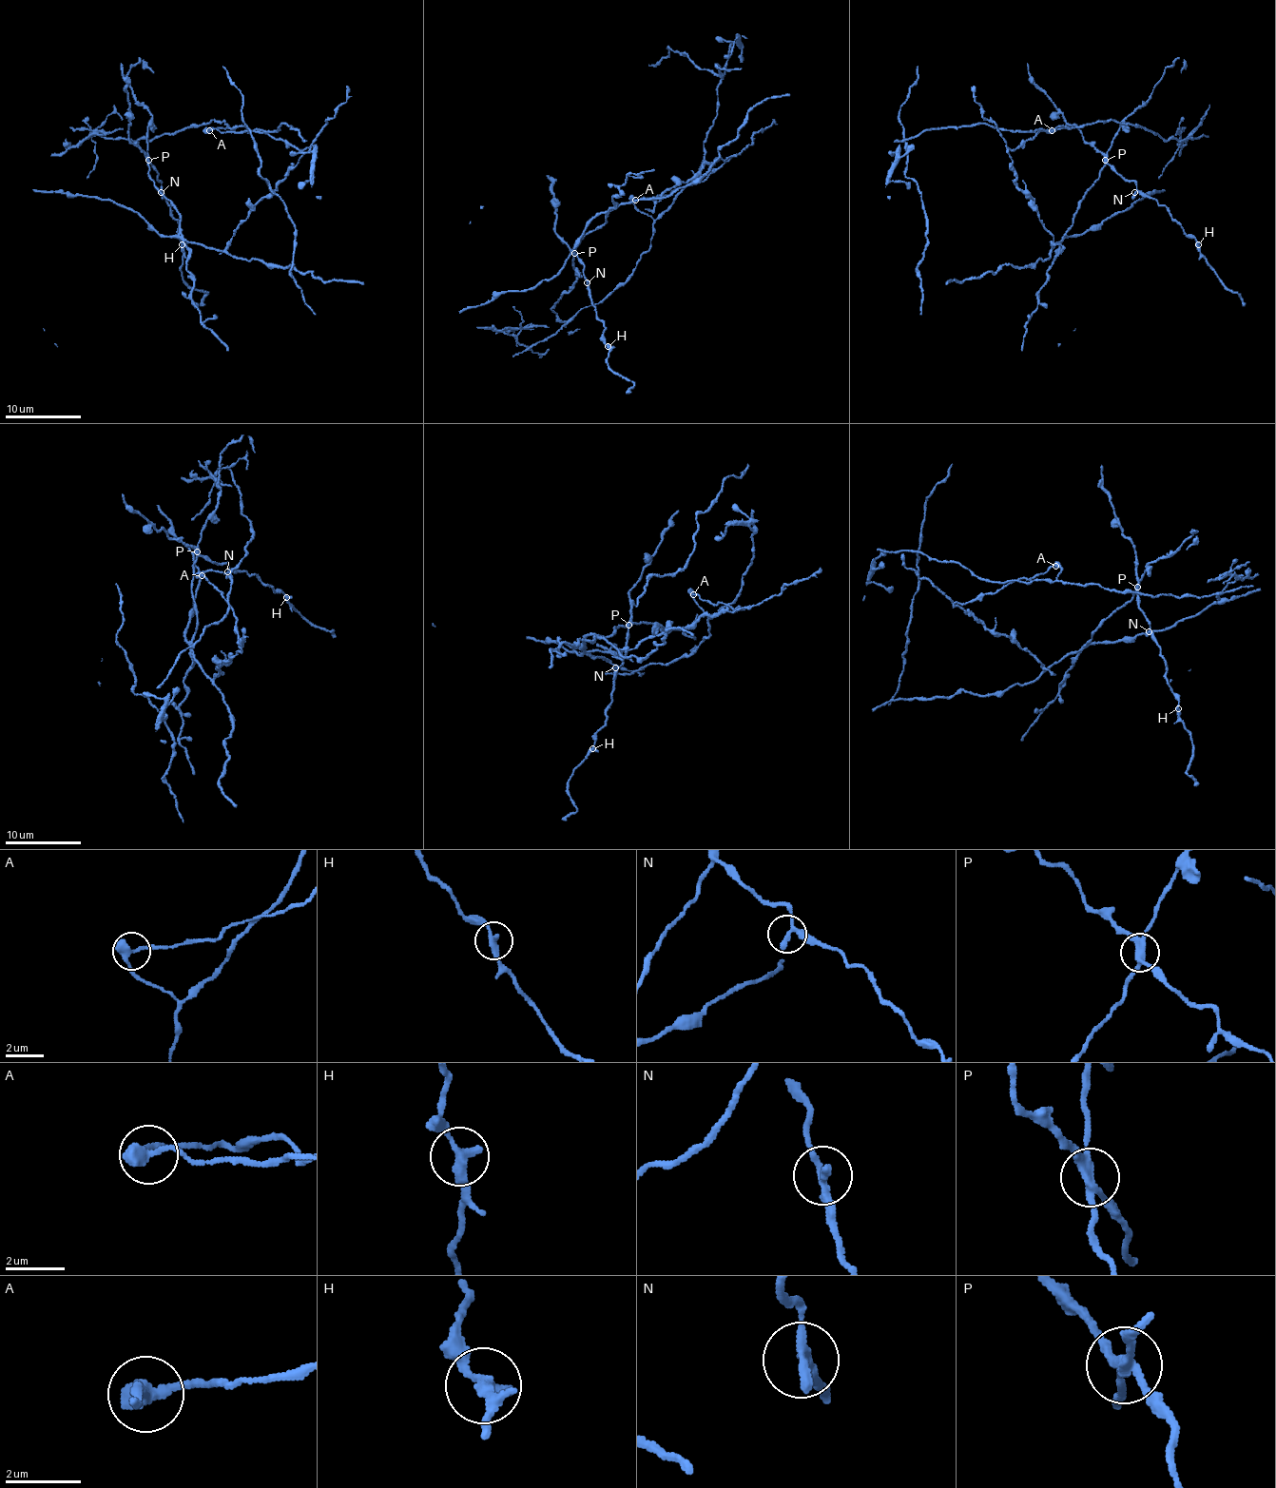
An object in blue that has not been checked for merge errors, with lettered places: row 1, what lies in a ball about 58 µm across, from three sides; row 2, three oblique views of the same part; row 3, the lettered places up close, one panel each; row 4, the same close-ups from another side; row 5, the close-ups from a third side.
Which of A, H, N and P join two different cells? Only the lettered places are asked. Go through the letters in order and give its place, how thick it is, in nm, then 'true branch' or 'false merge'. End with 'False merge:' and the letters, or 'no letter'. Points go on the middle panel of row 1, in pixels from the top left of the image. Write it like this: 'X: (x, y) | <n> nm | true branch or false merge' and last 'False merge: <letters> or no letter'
A: (635, 200) | 400 nm | false merge
H: (608, 346) | 320 nm | true branch
N: (587, 282) | 280 nm | true branch
P: (574, 253) | 280 nm | false merge
False merge: A, P

